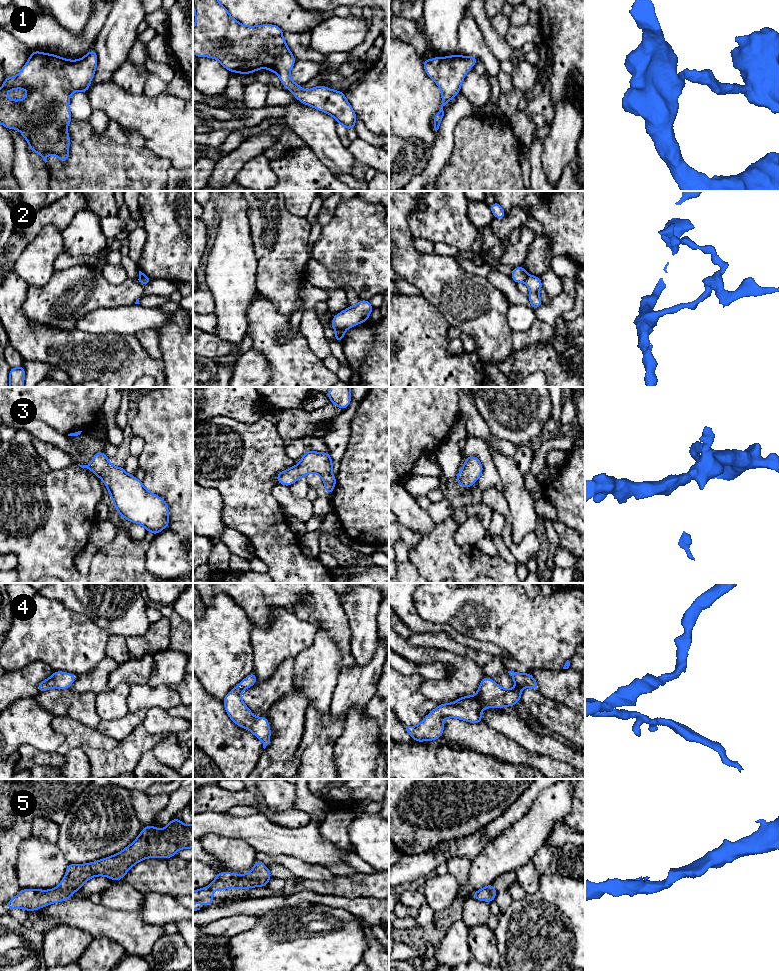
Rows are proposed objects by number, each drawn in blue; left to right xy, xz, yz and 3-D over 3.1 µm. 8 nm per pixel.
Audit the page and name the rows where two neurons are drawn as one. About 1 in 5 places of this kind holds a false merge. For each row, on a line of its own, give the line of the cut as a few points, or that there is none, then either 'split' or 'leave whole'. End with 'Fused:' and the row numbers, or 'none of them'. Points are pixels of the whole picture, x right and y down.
1: cut none; leave whole
2: cut xz (345, 328), (338, 328), (336, 330); split
3: cut none; leave whole
4: cut none; leave whole
5: cut none; leave whole
Fused: 2

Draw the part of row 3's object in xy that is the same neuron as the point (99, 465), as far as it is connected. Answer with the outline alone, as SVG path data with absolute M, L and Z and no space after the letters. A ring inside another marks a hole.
M103 451L95 453L88 465L78 465L91 470L105 483L121 517L142 525L155 536L169 526L166 501L148 491L134 475L128 475L124 467L111 465Z

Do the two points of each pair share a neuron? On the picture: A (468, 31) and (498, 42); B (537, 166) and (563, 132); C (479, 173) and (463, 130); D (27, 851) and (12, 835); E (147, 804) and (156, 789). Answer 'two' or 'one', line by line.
A: two
B: two
C: one
D: two
E: two

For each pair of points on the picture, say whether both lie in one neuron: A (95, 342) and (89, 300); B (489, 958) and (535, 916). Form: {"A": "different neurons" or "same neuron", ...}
{"A": "different neurons", "B": "different neurons"}

